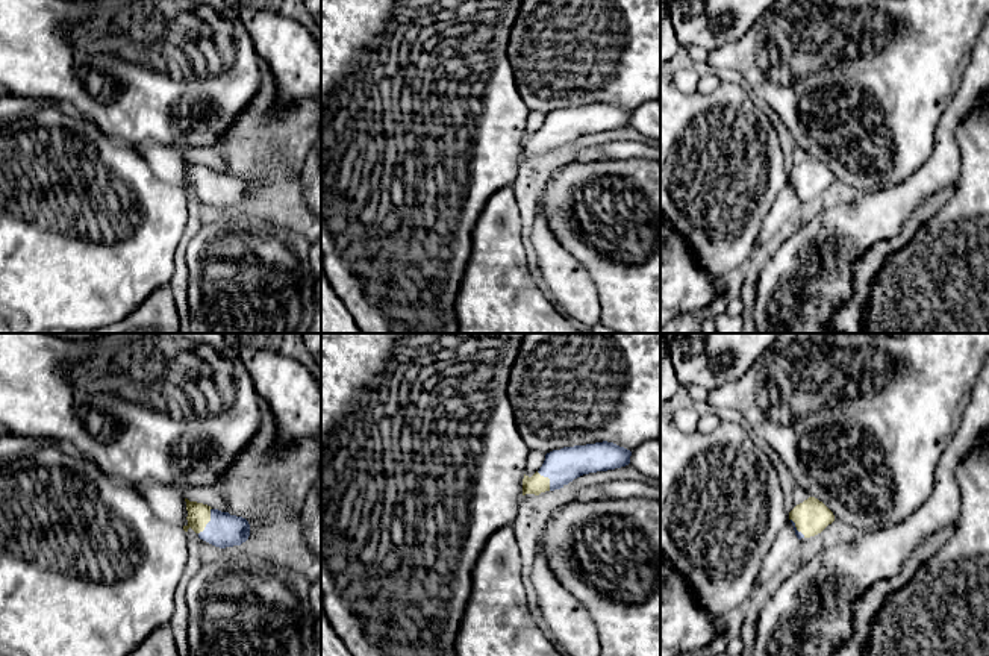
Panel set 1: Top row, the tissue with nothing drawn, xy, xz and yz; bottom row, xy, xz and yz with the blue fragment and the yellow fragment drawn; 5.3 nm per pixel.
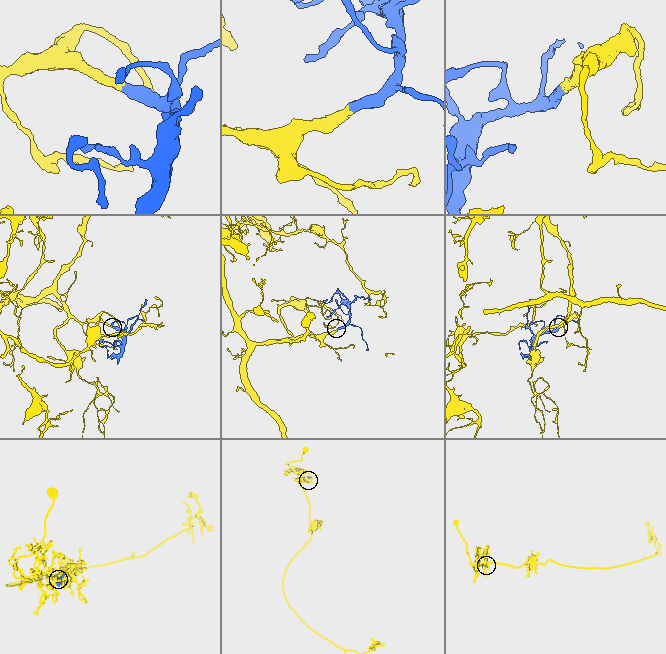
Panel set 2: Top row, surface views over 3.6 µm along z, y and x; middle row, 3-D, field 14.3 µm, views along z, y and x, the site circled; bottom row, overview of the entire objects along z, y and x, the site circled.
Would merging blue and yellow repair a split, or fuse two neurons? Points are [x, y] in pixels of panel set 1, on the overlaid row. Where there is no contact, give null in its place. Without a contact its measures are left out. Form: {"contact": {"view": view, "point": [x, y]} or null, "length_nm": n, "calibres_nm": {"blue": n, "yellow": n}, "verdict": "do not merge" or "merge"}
{"contact": {"view": "xy", "point": [209, 521]}, "length_nm": 160, "calibres_nm": {"blue": 180, "yellow": 120}, "verdict": "merge"}

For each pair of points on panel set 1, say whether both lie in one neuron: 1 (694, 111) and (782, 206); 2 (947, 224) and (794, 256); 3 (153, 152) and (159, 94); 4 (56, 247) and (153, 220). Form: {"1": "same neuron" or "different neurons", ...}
{"1": "different neurons", "2": "different neurons", "3": "different neurons", "4": "same neuron"}

